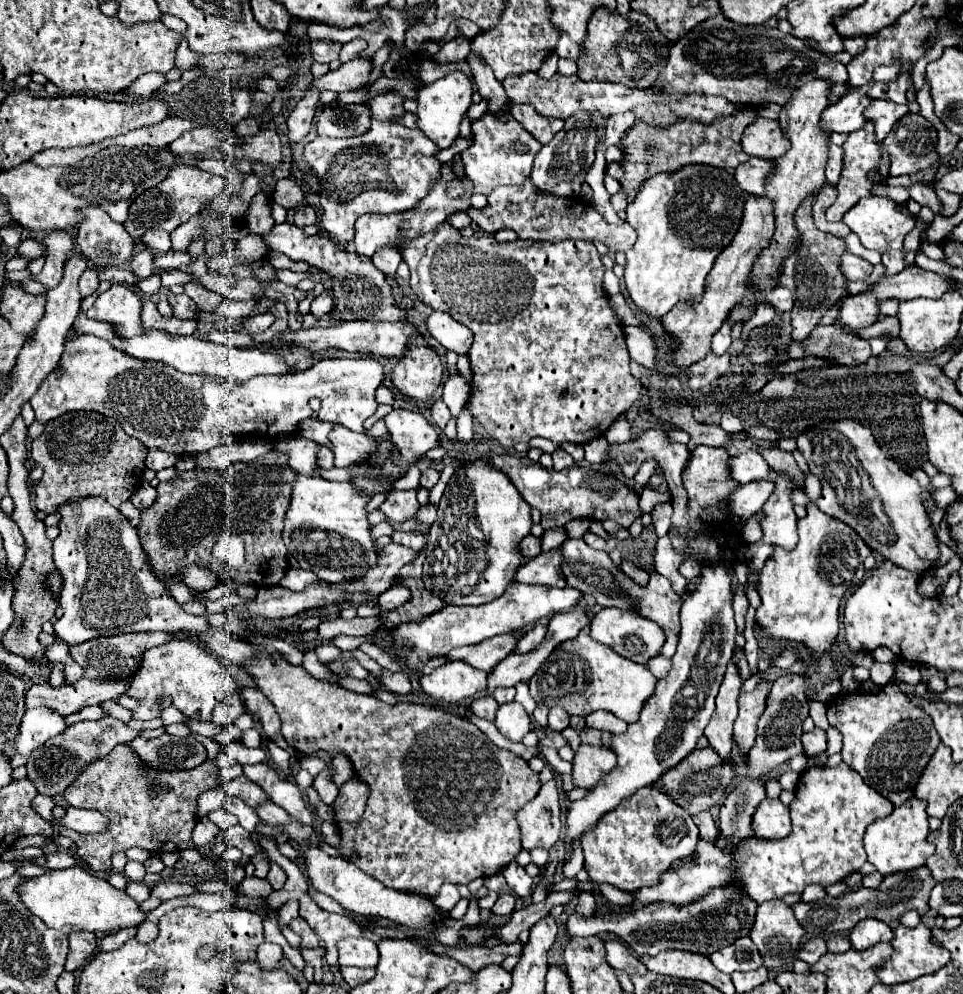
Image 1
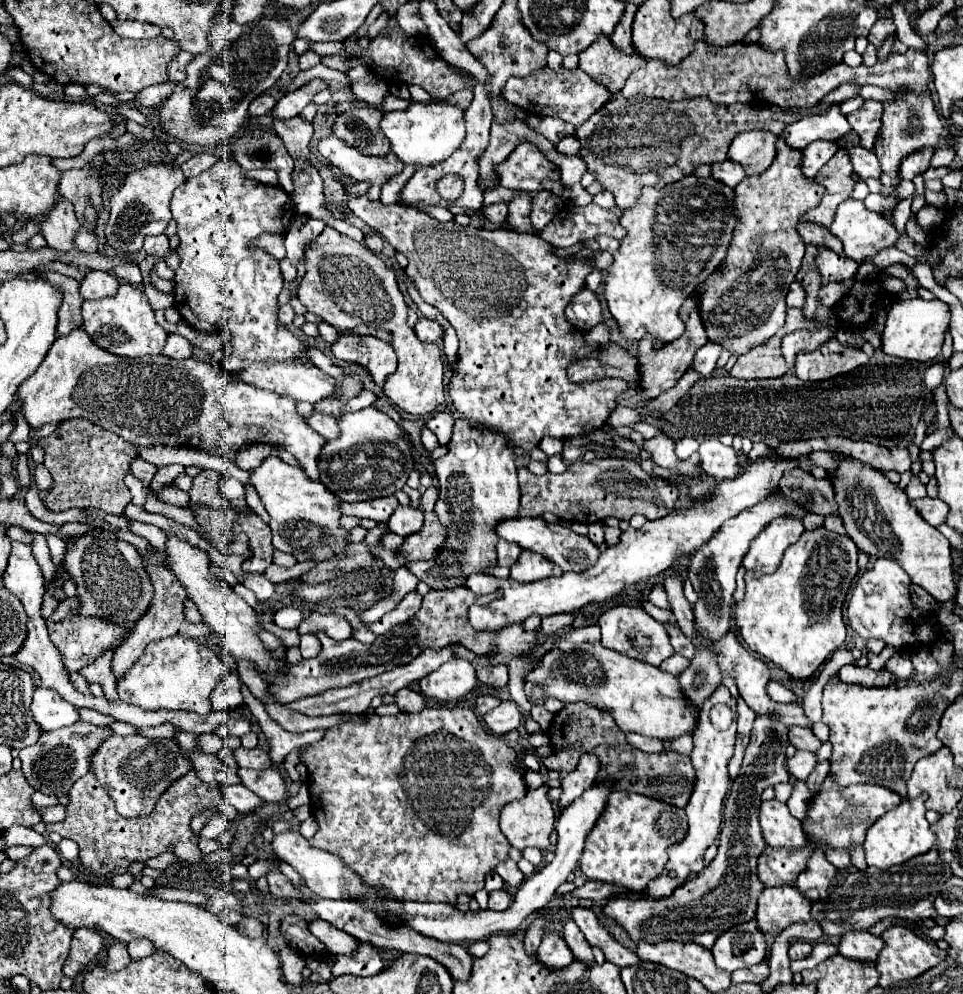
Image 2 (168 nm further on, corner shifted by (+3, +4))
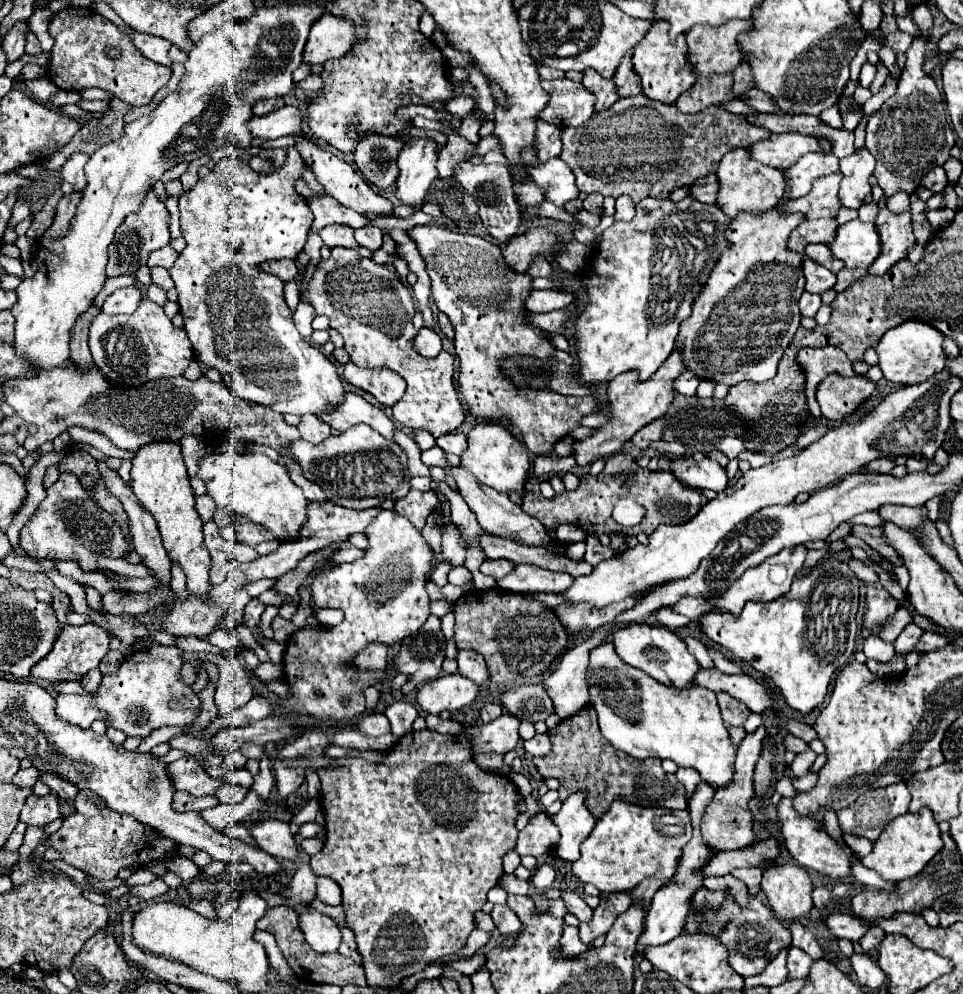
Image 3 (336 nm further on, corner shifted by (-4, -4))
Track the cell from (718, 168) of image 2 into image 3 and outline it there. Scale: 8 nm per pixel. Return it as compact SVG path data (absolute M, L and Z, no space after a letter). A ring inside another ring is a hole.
M709 173L709 175L697 179L695 183L689 185L689 197L695 199L695 201L707 203L707 205L715 201L717 191L719 191L719 187L717 187L717 177L715 177L715 173Z

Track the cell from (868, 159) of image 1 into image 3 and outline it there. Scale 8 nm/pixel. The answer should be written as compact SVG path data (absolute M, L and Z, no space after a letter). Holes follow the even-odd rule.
M841 173L825 175L825 177L817 179L817 181L813 181L813 187L805 197L783 203L781 213L801 213L805 217L805 221L801 225L797 225L797 229L793 229L793 233L789 237L789 249L791 251L803 253L805 245L809 245L809 243L831 243L833 241L835 231L837 231L835 215L841 209L841 203L839 203L839 197L837 197L839 183L841 183Z

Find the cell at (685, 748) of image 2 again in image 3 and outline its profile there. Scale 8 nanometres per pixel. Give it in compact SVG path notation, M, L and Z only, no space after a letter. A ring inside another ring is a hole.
M679 769L677 773L675 773L675 777L685 785L685 797L687 797L687 801L689 801L689 797L695 793L695 789L697 789L697 785L699 785L699 781L701 781L701 777L695 773L695 769Z

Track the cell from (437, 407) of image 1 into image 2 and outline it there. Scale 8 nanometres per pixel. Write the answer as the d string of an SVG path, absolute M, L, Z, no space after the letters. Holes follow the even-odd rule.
M436 411L426 423L426 427L438 437L440 445L448 445L452 435L452 425L454 425L454 417L448 411Z

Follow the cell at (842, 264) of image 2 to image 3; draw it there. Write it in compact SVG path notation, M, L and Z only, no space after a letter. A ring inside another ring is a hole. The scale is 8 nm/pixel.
M805 257L805 261L801 261L801 267L803 267L803 275L805 275L805 291L809 291L809 293L821 295L823 291L831 289L837 281L837 277L829 269L817 265L809 257Z

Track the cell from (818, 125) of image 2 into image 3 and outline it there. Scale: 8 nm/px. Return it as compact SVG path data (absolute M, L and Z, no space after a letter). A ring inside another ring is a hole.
M801 133L771 135L765 141L757 141L749 147L749 155L753 155L753 159L777 169L791 167L793 161L811 151L821 151L819 139Z

